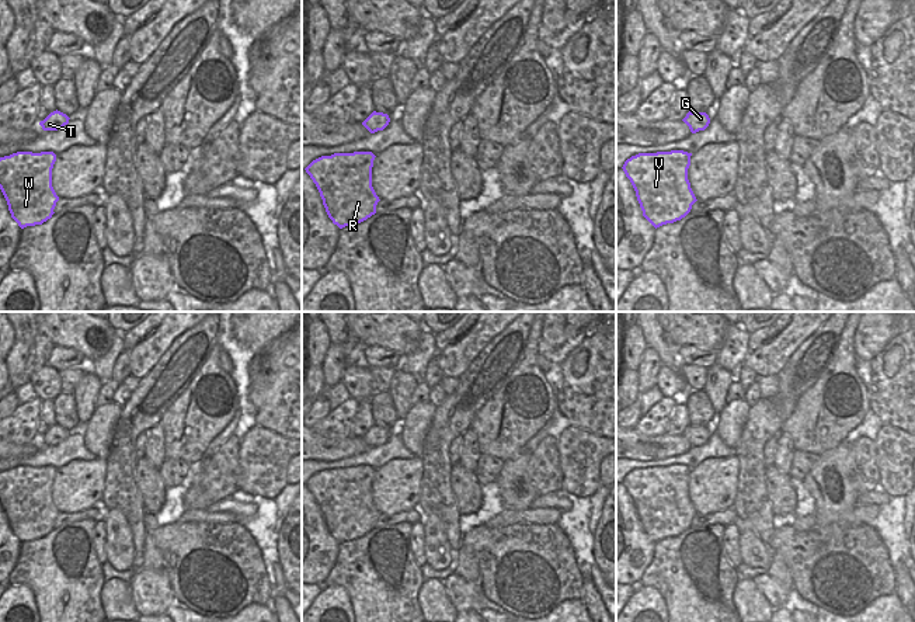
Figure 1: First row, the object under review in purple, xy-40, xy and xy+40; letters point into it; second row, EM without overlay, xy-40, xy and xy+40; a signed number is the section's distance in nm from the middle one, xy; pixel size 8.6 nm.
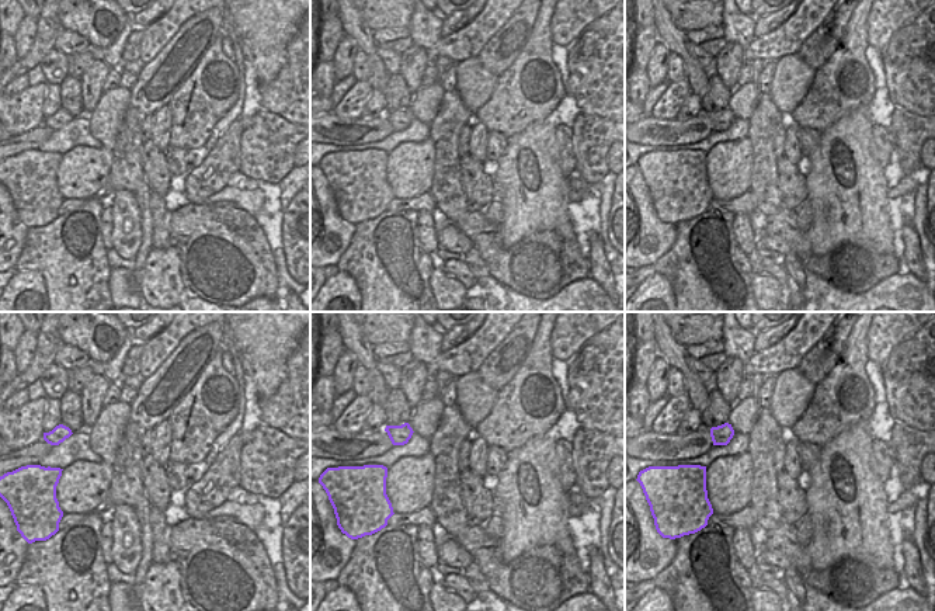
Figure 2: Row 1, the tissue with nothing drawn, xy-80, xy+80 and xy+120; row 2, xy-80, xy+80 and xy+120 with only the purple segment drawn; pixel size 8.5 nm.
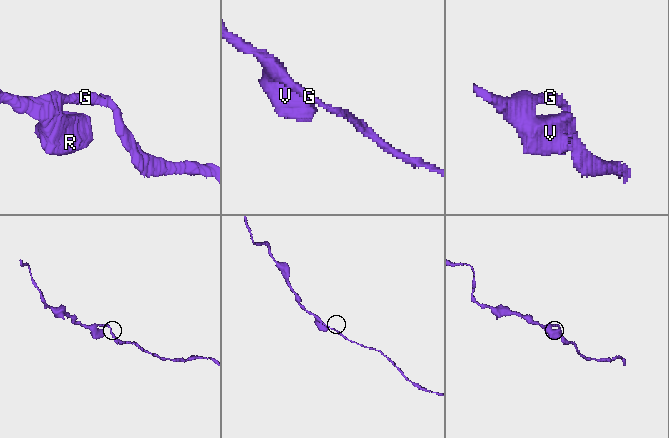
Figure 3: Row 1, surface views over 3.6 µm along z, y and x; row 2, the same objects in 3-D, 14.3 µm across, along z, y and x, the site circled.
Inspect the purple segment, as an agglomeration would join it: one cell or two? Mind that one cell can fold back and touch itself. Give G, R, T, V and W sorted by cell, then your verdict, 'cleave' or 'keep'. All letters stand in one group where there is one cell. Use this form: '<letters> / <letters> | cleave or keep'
G R T V W | keep

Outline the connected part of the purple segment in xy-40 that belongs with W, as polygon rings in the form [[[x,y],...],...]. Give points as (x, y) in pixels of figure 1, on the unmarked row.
[[[17,466],[0,472],[0,504],[21,543],[42,539],[55,528],[59,511],[52,501],[53,466]]]

